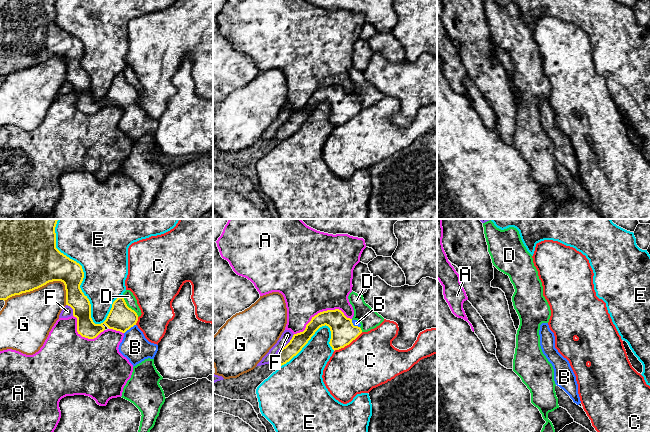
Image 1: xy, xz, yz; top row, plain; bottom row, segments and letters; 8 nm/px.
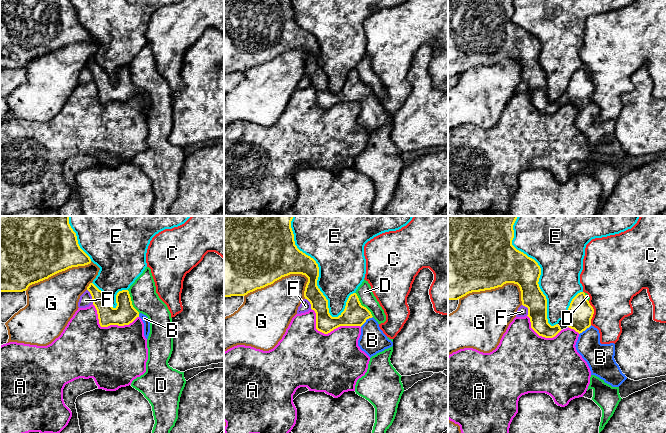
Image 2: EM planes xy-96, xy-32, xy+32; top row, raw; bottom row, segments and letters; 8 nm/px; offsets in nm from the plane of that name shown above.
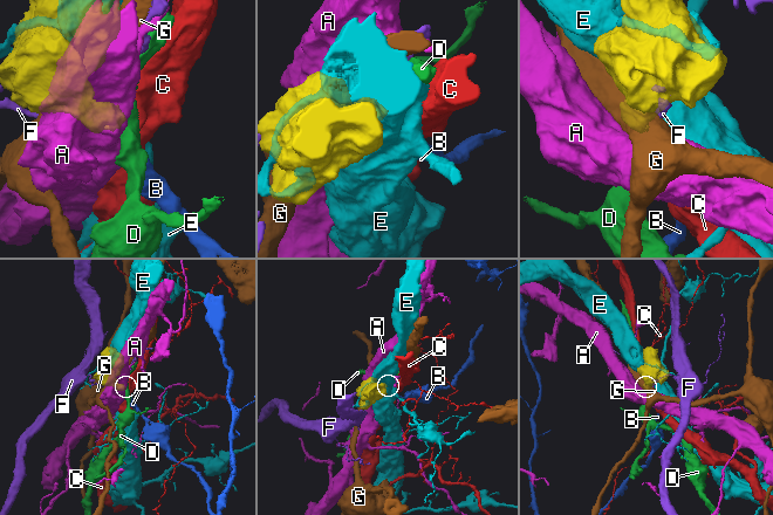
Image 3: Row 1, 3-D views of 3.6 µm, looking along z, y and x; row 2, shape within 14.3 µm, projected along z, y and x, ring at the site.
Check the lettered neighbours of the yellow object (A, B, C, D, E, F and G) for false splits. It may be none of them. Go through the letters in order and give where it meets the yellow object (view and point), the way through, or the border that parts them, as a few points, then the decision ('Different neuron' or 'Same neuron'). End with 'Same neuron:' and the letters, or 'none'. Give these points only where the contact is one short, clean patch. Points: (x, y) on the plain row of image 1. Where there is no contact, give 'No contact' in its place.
A: Touches yellow at xz (321, 88). Different neuron
B: Touches yellow at xy (129, 104). Path across: xy (121, 94), (129, 104), (135, 123). Same neuron
C: Touches yellow at xz (348, 120). Different neuron
D: Touches yellow at xy (127, 82). Boundary: xy (122, 71), (125, 79), (138, 92). Different neuron
E: Touches yellow at xy (83, 49). Different neuron
F: Touches yellow at xz (282, 124). Different neuron
G: Touches yellow at xy (34, 65). Different neuron
Same neuron: B

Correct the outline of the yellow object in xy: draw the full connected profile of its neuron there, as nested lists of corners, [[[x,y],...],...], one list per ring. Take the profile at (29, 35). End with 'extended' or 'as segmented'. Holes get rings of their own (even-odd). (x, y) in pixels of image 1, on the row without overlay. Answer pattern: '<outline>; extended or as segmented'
[[[0,0],[0,76],[38,65],[49,58],[61,57],[65,61],[66,81],[73,85],[77,94],[77,108],[88,115],[96,114],[109,104],[124,110],[119,128],[134,142],[145,135],[154,135],[158,121],[149,118],[136,101],[137,89],[129,84],[123,74],[118,73],[101,100],[95,100],[91,94],[91,80],[82,68],[80,61],[84,54],[82,42],[56,24],[56,0]]]; extended

